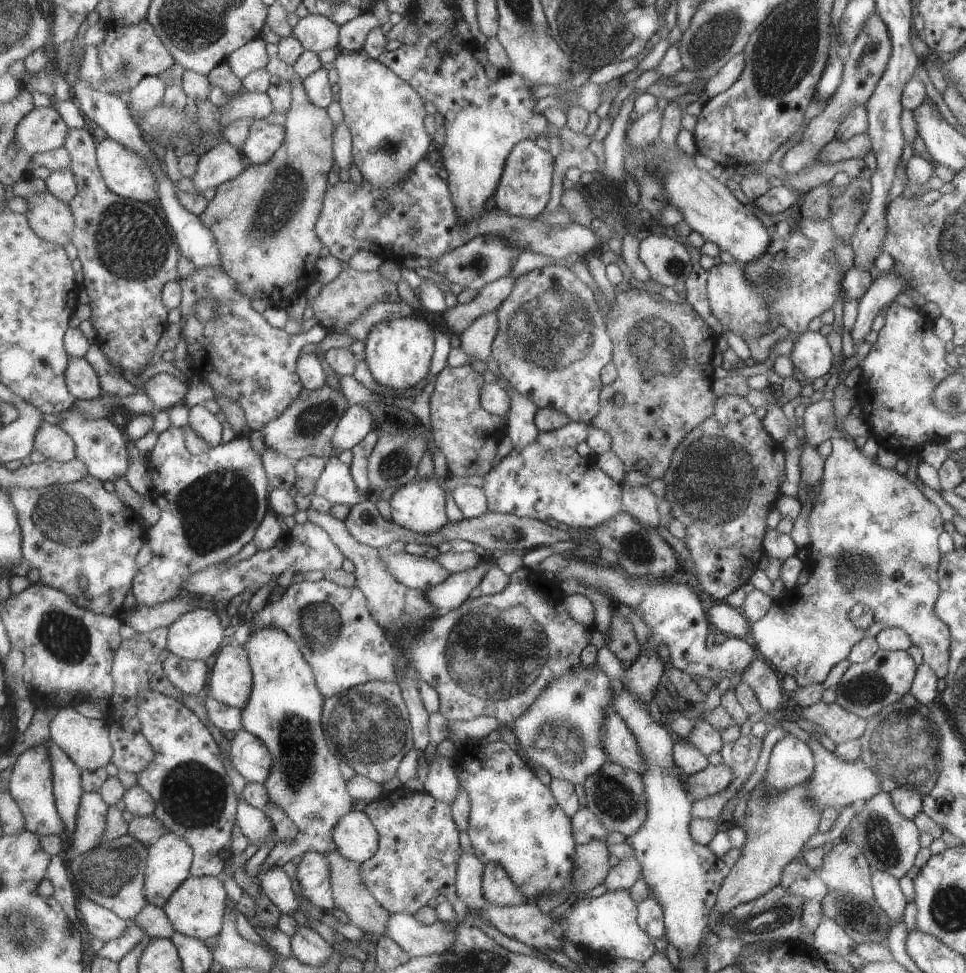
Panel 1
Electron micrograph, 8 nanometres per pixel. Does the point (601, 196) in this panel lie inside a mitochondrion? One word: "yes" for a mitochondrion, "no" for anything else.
yes

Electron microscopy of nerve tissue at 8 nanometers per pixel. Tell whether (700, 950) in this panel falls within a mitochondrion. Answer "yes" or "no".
no

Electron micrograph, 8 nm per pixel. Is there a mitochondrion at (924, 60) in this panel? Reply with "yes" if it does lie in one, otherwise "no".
no

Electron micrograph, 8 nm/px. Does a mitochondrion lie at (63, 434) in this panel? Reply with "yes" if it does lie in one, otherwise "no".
no

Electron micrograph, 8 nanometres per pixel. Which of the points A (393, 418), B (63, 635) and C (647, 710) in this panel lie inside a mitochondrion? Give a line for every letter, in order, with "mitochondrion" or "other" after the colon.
A: mitochondrion
B: mitochondrion
C: other

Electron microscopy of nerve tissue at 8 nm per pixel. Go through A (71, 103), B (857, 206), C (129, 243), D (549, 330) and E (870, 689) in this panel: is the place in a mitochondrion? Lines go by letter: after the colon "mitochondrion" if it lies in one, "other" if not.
A: other
B: mitochondrion
C: mitochondrion
D: mitochondrion
E: mitochondrion

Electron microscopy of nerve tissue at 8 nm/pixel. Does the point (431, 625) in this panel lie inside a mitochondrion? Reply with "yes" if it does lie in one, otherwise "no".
yes

